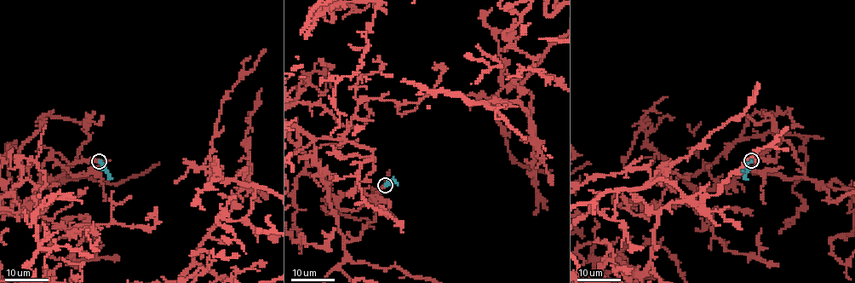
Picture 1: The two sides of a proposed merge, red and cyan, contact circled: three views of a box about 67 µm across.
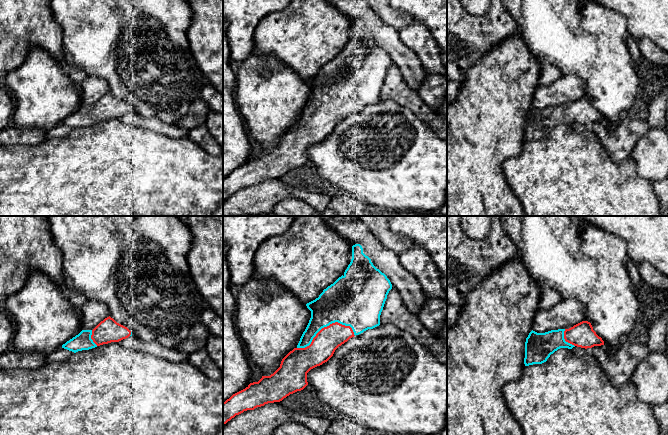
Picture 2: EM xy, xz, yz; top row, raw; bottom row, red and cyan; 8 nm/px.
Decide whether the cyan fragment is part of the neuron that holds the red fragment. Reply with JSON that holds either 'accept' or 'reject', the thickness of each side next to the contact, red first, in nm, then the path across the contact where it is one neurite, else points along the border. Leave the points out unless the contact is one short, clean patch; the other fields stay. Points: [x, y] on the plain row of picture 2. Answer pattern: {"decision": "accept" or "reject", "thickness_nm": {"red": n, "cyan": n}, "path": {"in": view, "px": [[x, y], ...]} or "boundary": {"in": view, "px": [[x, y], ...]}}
{"decision": "accept", "thickness_nm": {"red": 200, "cyan": 360}}

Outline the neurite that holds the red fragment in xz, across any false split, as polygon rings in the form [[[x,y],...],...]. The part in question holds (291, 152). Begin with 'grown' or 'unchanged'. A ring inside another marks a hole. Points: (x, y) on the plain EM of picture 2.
grown; [[[360,20],[352,22],[352,35],[344,50],[328,62],[318,74],[306,80],[311,94],[296,124],[281,137],[280,143],[270,152],[262,152],[258,158],[233,170],[223,178],[223,201],[247,186],[268,179],[280,178],[290,170],[303,166],[307,161],[307,149],[327,138],[335,126],[350,114],[380,101],[380,91],[392,60],[363,29]]]

